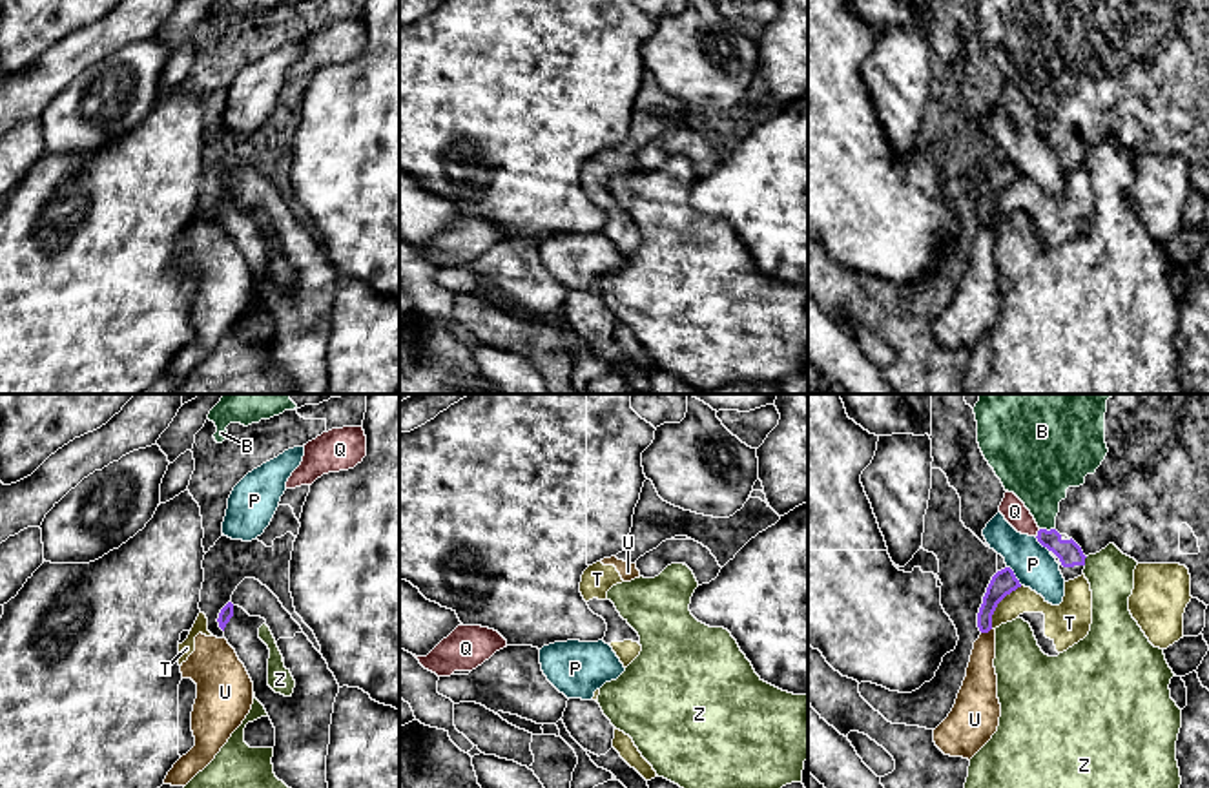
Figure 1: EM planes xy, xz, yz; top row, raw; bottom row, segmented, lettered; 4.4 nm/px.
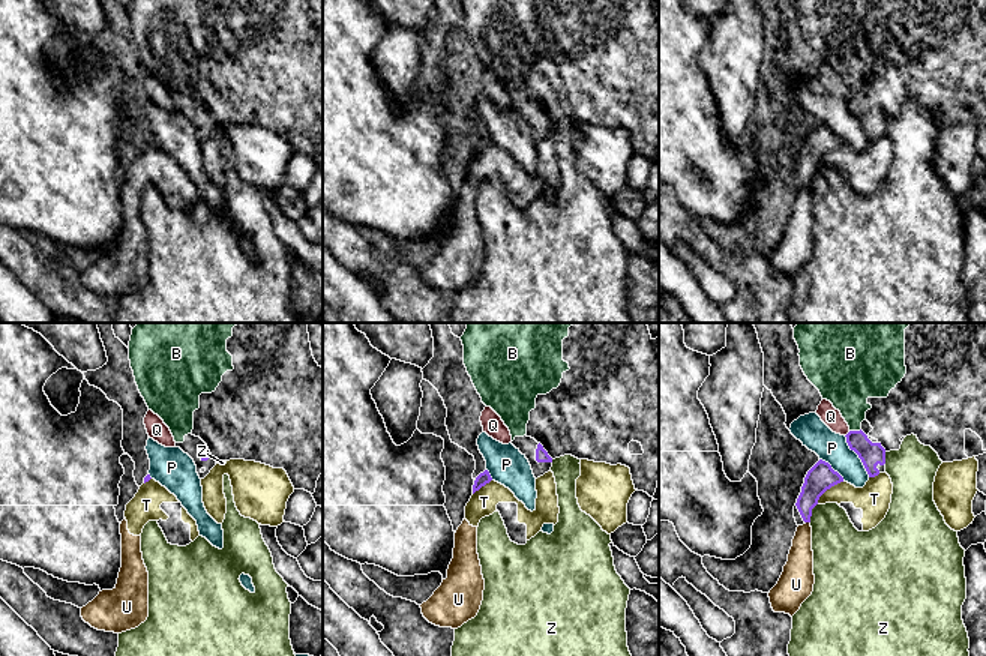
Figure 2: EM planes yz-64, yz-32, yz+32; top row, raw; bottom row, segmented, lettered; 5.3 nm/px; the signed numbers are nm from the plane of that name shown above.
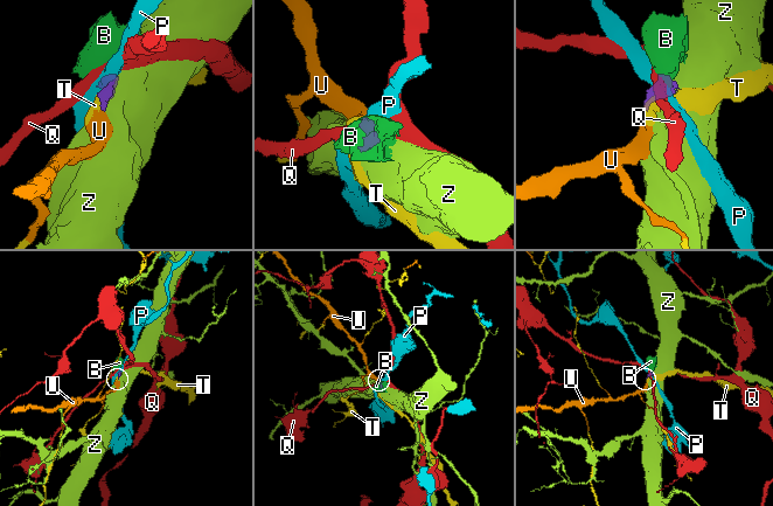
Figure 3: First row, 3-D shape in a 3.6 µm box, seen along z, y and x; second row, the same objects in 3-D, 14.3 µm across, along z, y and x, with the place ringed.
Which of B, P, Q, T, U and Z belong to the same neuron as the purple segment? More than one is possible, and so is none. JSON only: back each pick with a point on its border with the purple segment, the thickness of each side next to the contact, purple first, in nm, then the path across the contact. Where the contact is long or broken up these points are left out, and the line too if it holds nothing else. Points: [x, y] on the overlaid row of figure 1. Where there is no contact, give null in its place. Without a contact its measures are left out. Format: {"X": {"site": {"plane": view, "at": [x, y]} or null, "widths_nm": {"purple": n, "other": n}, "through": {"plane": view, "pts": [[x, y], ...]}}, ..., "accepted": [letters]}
{"B": {"site": {"plane": "yz", "at": [1045, 529]}, "widths_nm": {"purple": 110, "other": 280}}, "accepted": ["B"]}

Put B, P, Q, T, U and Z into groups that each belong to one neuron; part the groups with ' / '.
B / P / Q / T U / Z

